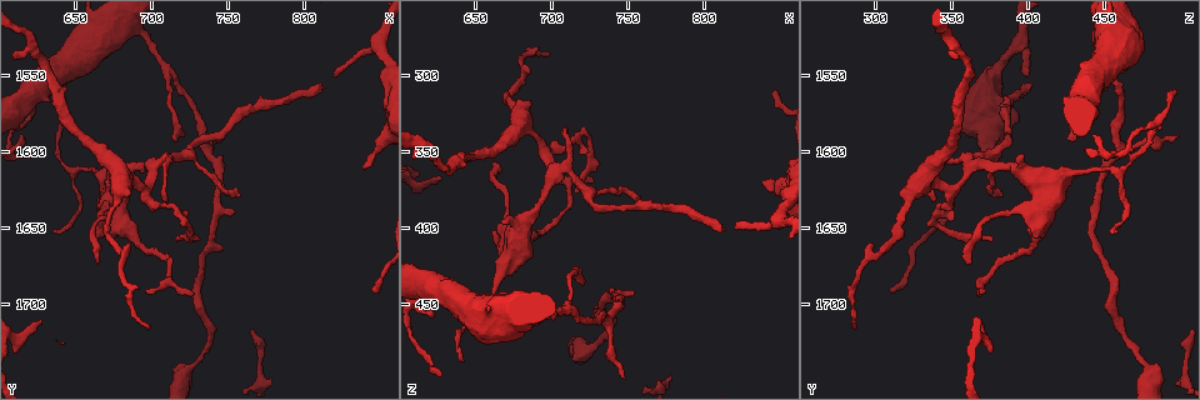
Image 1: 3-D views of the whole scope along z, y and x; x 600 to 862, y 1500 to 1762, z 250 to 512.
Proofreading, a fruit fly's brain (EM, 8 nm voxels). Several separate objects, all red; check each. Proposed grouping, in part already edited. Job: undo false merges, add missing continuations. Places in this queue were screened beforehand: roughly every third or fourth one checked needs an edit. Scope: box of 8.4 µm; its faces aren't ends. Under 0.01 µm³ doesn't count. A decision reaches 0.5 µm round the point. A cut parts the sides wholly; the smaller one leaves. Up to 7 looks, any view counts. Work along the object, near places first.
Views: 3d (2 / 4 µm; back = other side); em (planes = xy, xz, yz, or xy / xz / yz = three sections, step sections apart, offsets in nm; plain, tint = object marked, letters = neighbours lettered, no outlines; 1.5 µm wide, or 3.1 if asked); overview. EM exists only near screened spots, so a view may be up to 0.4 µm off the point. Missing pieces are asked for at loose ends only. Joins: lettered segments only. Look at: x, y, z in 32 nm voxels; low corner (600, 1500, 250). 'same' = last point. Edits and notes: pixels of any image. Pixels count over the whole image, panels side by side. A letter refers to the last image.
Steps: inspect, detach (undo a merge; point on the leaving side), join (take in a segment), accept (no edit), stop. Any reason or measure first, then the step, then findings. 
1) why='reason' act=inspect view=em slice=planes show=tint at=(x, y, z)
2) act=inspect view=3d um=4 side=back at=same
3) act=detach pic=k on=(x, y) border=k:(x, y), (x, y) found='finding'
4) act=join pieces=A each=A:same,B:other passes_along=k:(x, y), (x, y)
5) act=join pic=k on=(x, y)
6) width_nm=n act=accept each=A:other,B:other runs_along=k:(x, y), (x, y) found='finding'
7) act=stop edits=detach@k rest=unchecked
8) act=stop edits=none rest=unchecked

why='four or more arms meet' act=inspect view=em slice=yz step=8 show=letters at=(700, 1608, 368)

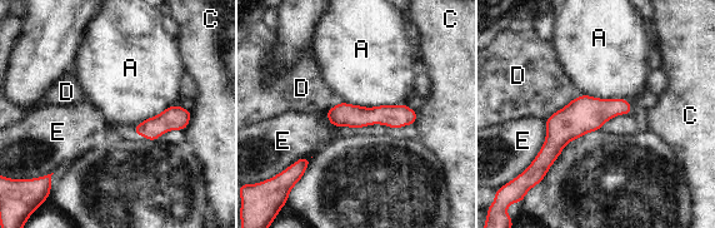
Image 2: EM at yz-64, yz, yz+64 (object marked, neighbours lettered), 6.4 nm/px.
longest_contact=E:460nm act=accept each=A:other,C:other,D:other,E:other found='one cell here'

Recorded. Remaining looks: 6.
why='an open end' act=inspect view=em slice=planes show=plain at=(628, 1712, 368)

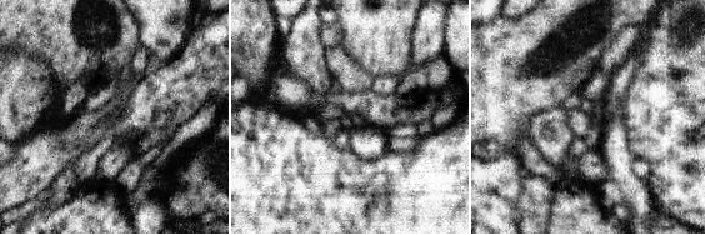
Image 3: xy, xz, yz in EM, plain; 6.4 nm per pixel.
why='what lies round it' act=inspect view=em slice=planes show=letters at=same

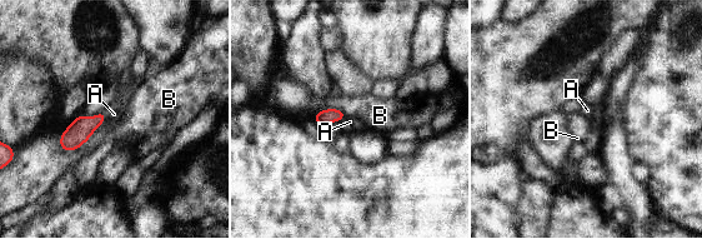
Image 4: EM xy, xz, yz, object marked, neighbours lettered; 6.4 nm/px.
act=join pieces=A each=A:same,B:other passes_along=4:(330, 115), (340, 120), (350, 122) found='the cell continues'

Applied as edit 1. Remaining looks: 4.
why='thin end' act=inspect view=em slice=planes show=letters at=(662, 1674, 360)

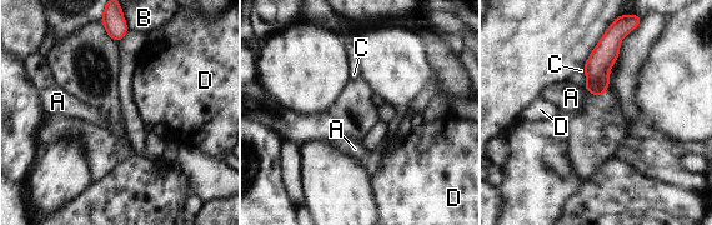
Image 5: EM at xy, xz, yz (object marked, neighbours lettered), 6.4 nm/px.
width_nm=90 act=accept each=A:other,B:other,C:other,D:other found='no lettered segment goes on from it'

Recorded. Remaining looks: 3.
act=stop edits=join@4 rest=unchecked

